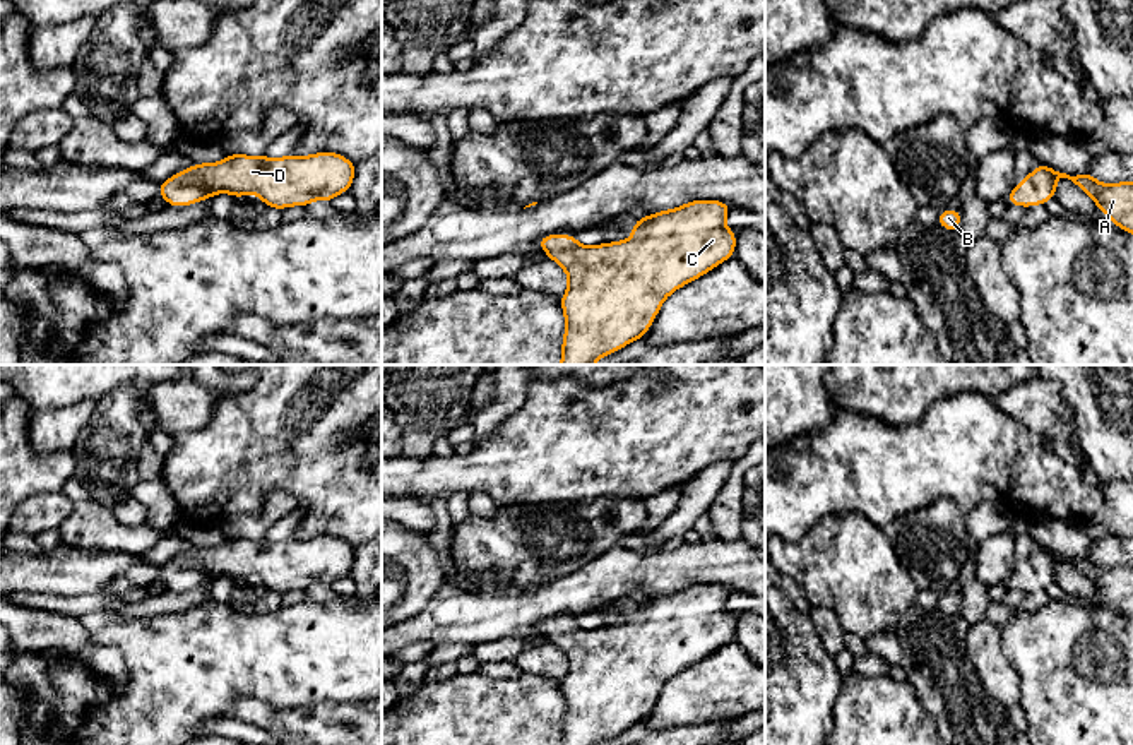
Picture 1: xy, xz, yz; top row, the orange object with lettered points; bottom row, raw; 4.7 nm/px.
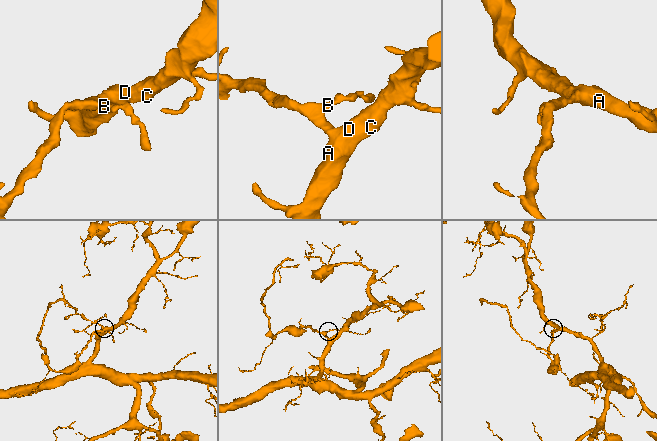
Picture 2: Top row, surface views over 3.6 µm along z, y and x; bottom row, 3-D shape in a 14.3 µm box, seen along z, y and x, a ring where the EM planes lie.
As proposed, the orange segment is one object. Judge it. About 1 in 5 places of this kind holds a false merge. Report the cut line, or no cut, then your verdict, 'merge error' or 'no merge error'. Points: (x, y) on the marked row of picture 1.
no cut | no merge error

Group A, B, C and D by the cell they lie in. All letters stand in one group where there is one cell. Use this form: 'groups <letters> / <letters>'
groups A B C D

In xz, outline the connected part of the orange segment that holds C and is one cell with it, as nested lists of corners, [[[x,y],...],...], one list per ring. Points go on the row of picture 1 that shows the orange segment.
[[[690,200],[681,207],[647,214],[632,221],[633,235],[623,241],[582,247],[573,235],[541,236],[537,247],[568,274],[568,289],[558,300],[565,315],[561,339],[561,361],[558,365],[596,365],[633,341],[645,337],[664,300],[681,286],[702,277],[721,262],[729,260],[736,250],[736,231],[726,228],[731,206],[722,200]]]

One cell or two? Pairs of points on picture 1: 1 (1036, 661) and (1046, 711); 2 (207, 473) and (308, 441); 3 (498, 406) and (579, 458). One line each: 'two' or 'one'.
1: one
2: one
3: two

